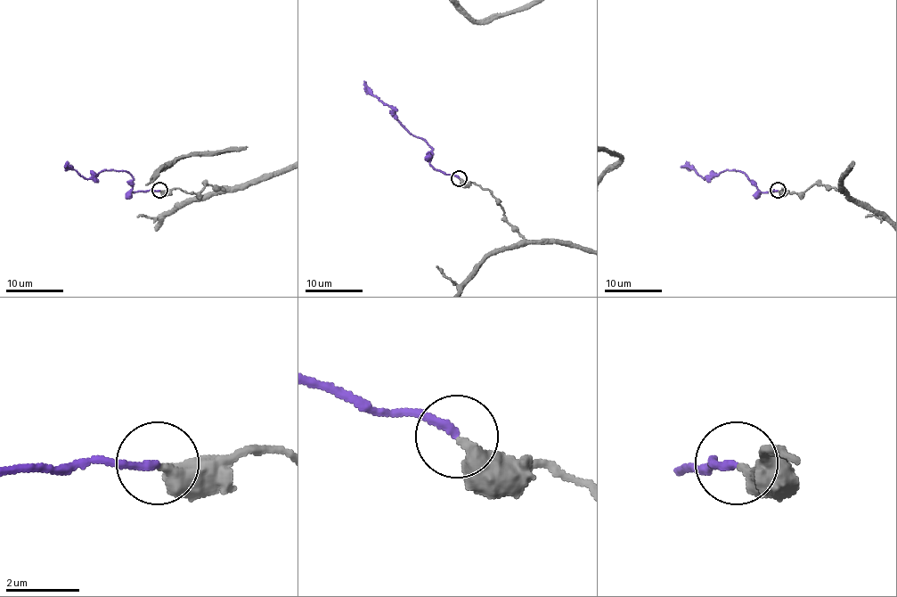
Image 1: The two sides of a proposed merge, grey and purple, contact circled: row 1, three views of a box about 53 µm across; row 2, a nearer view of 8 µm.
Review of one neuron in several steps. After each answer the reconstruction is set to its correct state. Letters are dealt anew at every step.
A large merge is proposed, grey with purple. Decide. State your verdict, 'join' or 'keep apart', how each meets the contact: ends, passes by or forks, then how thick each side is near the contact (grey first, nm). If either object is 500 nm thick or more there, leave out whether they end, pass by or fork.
join; grey ends; purple ends; calibres 360 and 220 nm

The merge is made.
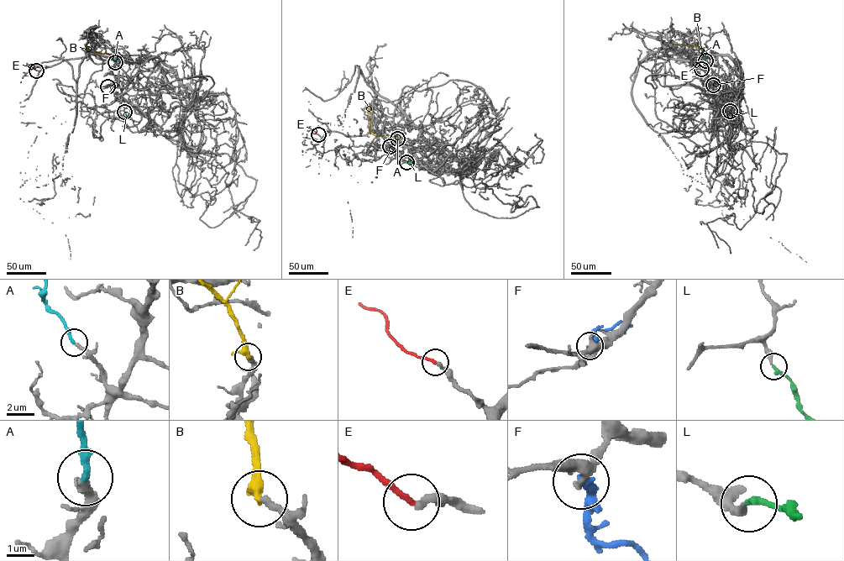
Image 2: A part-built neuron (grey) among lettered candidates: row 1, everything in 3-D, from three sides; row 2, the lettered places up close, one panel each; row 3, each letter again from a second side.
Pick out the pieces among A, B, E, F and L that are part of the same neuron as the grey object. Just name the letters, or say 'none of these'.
A, L

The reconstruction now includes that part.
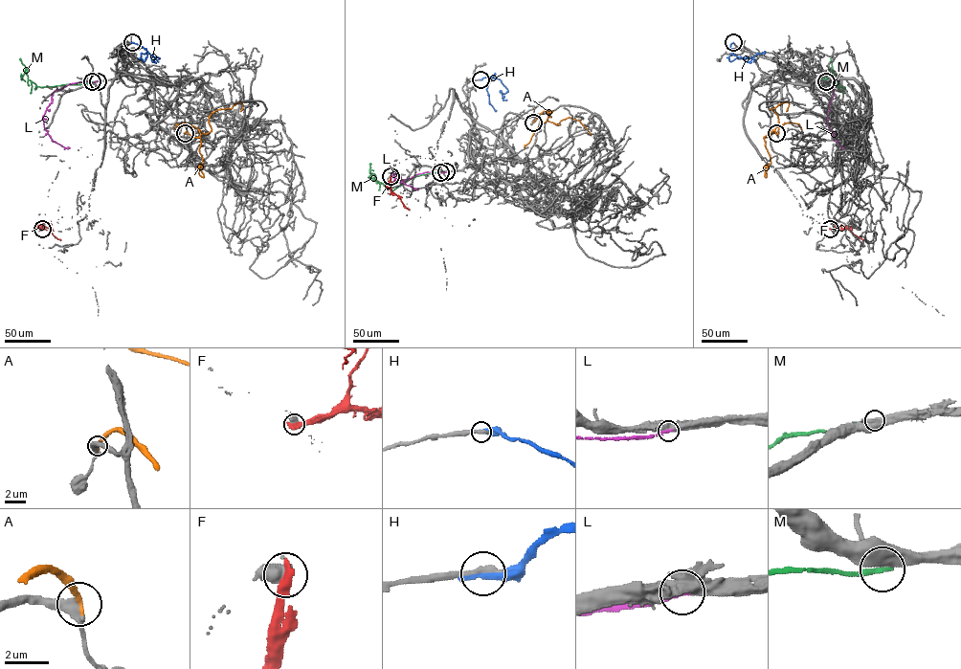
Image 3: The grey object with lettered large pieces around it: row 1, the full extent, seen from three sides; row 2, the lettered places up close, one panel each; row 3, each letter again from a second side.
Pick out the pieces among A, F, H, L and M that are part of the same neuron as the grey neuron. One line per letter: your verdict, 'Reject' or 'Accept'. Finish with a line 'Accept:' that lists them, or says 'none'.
A: Accept
F: Reject
H: Reject
L: Reject
M: Reject
Accept: A

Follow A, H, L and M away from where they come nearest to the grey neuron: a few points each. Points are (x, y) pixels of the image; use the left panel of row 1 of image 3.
A: (184, 133), (196, 137), (198, 129), (209, 132), (209, 116), (217, 109), (231, 108), (240, 102), (240, 111)
H: (132, 42), (147, 53), (144, 61), (138, 58), (148, 52)
L: (98, 81), (69, 83), (55, 90), (43, 116), (44, 127), (52, 140), (70, 147)
M: (92, 81), (40, 87), (28, 78), (26, 68), (22, 77)

